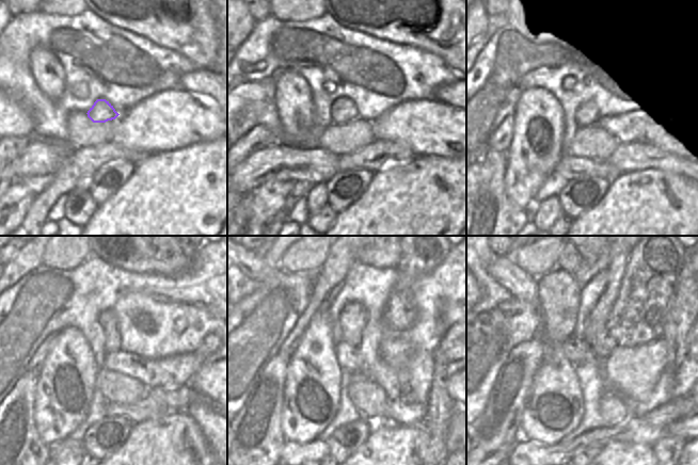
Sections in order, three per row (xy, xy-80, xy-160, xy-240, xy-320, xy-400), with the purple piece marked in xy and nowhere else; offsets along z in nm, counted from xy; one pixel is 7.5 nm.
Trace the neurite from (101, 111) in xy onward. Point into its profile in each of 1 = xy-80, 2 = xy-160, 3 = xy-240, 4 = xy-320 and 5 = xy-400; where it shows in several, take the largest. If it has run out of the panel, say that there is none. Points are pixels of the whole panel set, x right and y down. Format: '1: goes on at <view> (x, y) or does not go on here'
1: goes on at xy-80 (343, 110)
2: goes on at xy-160 (587, 113)
3: goes on at xy-240 (108, 320)
4: goes on at xy-320 (353, 317)
5: goes on at xy-400 (617, 267)

